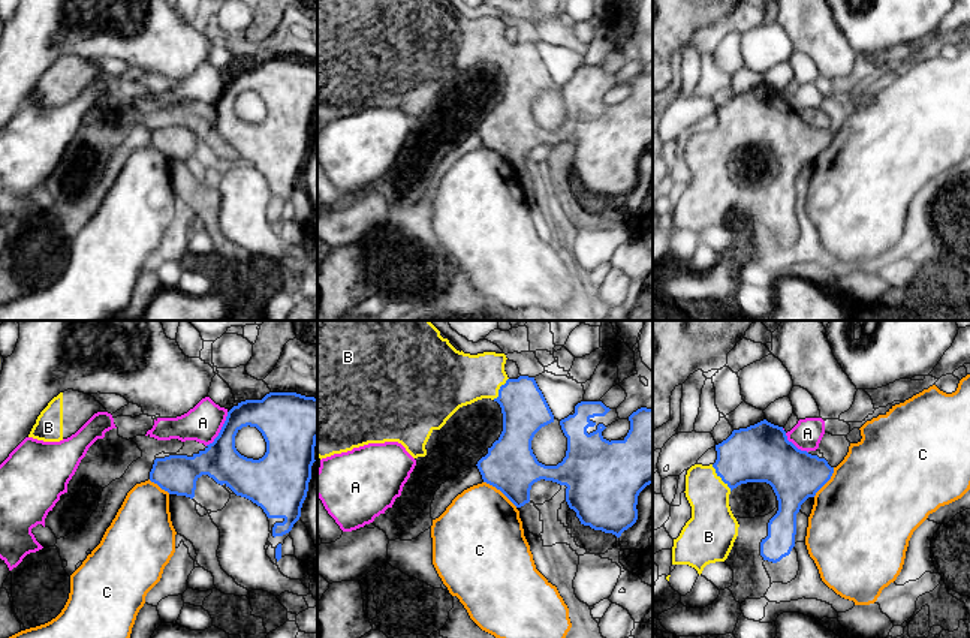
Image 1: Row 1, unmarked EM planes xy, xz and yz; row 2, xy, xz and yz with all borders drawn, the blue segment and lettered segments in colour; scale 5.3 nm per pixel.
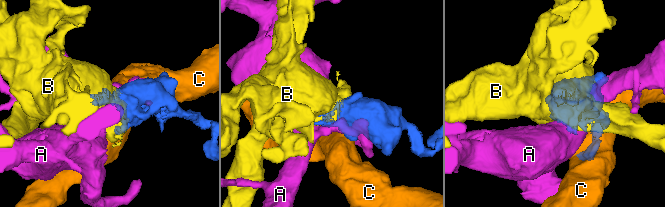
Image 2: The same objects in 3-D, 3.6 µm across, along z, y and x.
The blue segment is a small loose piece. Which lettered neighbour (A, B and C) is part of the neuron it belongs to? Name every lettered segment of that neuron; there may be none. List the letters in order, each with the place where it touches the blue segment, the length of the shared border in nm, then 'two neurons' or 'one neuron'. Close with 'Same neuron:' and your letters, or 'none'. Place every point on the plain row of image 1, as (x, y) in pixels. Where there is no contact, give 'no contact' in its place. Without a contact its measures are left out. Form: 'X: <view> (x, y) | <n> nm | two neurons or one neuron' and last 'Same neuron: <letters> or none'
A: xy (220, 95) | 220 nm | two neurons
B: yz (720, 141) | 180 nm | one neuron
C: xz (500, 155) | 240 nm | two neurons
Same neuron: B

